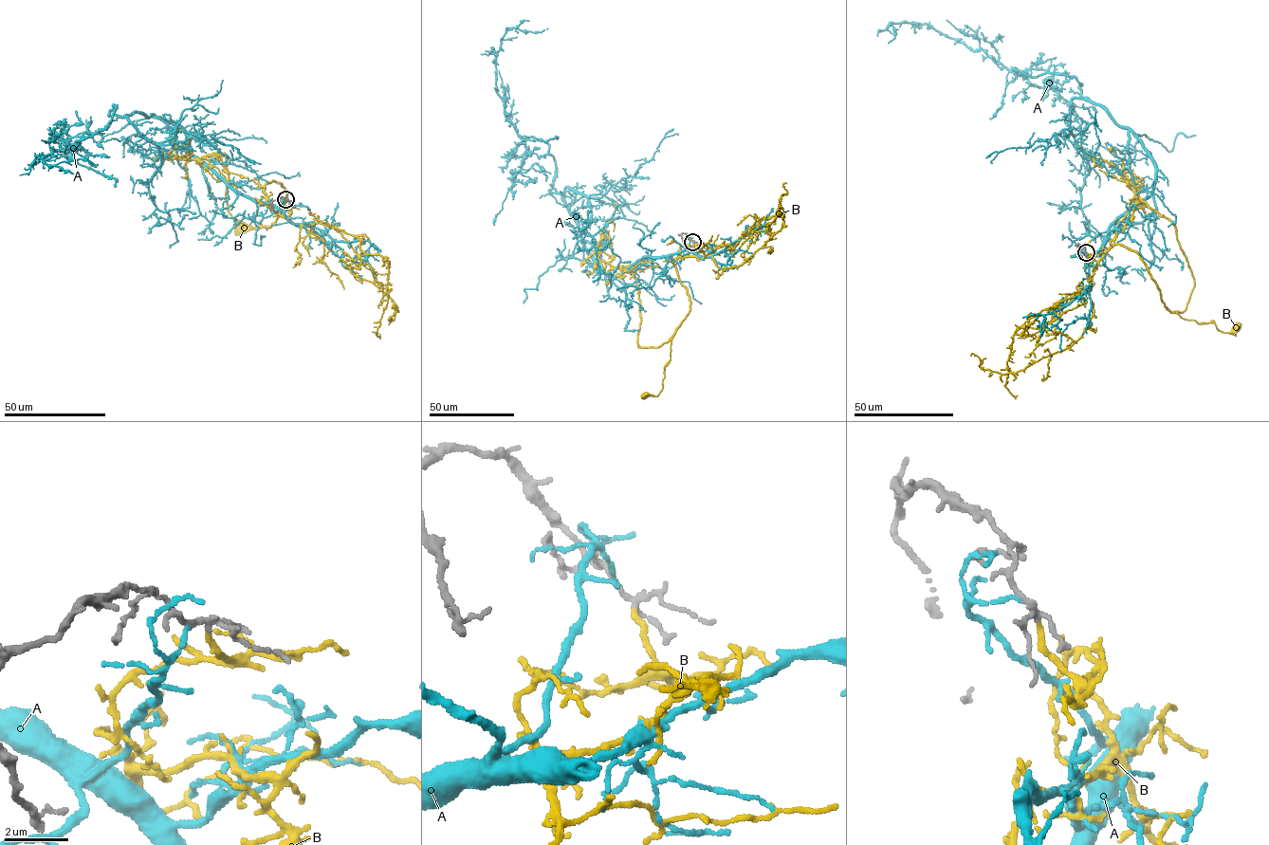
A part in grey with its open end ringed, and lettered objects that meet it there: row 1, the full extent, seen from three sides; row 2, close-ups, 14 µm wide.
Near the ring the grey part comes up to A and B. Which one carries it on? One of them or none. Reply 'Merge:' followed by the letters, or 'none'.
Merge: B

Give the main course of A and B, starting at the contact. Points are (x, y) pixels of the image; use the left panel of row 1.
A: (285, 198), (278, 208), (236, 192), (179, 126), (110, 115), (113, 105), (105, 129), (38, 155), (98, 165)
B: (285, 199), (273, 211), (266, 182), (286, 193), (275, 223), (239, 227)

